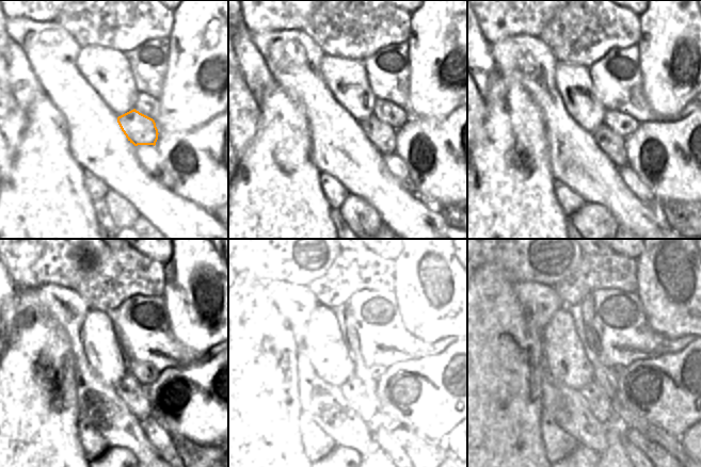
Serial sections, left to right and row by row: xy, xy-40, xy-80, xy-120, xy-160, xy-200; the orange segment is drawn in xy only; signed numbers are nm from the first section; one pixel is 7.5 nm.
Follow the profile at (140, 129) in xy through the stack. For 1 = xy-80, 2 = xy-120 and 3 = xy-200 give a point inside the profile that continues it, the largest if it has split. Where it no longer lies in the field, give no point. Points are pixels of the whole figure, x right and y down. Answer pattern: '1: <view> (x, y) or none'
1: xy-80 (614, 145)
2: xy-120 (129, 389)
3: xy-200 (599, 403)

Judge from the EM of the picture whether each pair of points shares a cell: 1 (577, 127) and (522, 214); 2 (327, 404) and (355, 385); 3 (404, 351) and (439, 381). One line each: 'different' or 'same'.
1: different
2: different
3: different

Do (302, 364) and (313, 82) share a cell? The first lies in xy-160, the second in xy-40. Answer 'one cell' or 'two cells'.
one cell

